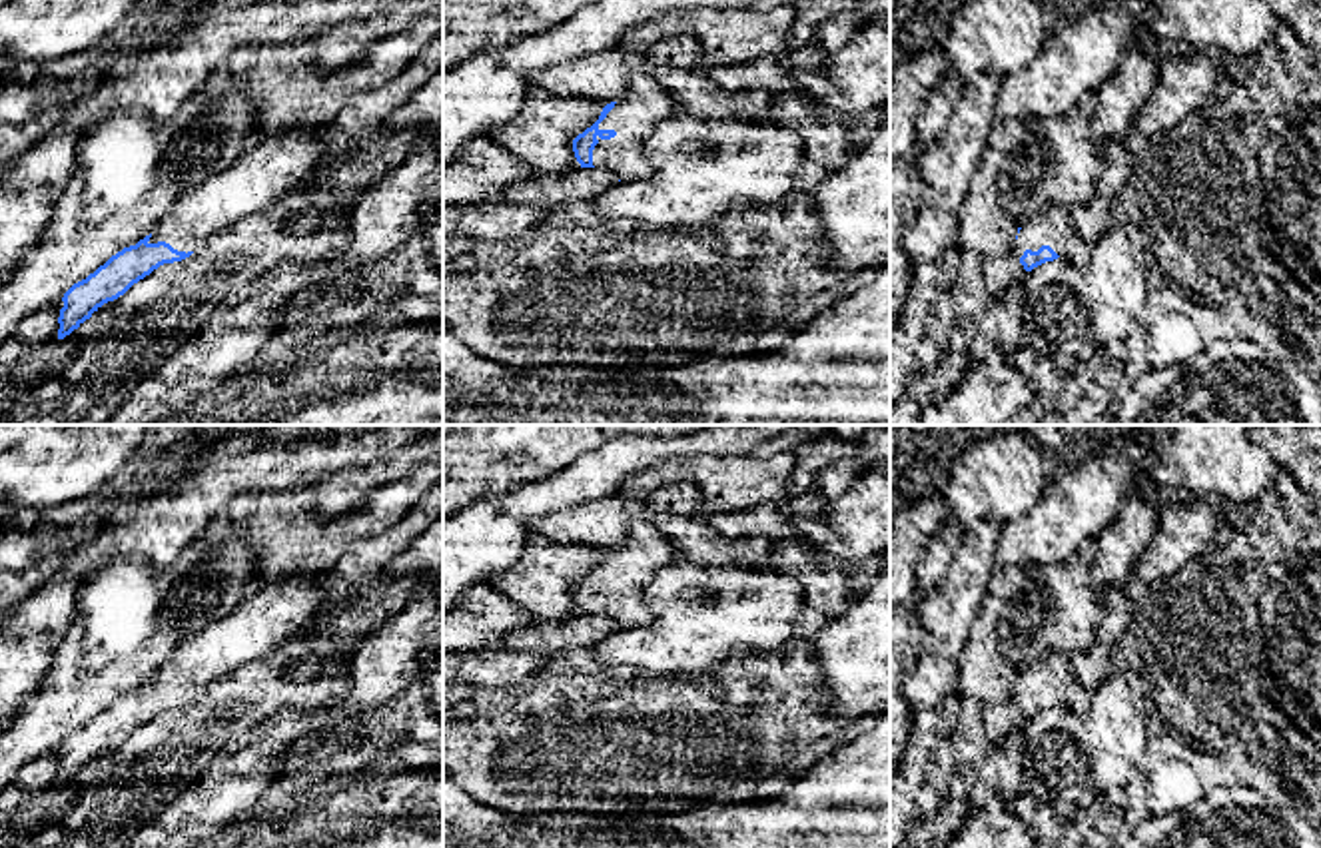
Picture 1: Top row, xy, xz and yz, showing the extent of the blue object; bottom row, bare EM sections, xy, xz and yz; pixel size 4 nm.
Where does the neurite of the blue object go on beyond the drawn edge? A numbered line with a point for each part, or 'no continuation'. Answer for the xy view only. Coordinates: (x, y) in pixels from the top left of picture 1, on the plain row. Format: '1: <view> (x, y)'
1: xy (264, 619)

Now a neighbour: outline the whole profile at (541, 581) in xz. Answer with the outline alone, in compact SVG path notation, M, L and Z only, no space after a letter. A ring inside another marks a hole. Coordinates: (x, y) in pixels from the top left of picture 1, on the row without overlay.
M529 531L521 559L503 571L489 573L487 585L541 623L561 623L581 611L573 587L591 575L609 549L593 545L561 545Z

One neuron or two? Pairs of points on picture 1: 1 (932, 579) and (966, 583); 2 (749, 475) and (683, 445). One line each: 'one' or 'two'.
1: two
2: two

